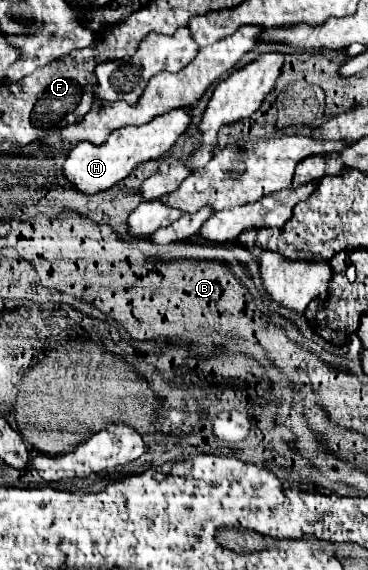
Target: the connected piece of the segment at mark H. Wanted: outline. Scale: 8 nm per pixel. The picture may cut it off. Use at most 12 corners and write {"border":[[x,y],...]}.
{"border":[[177,108],[119,128],[99,146],[79,142],[63,172],[95,194],[137,164],[169,152],[191,124]]}

